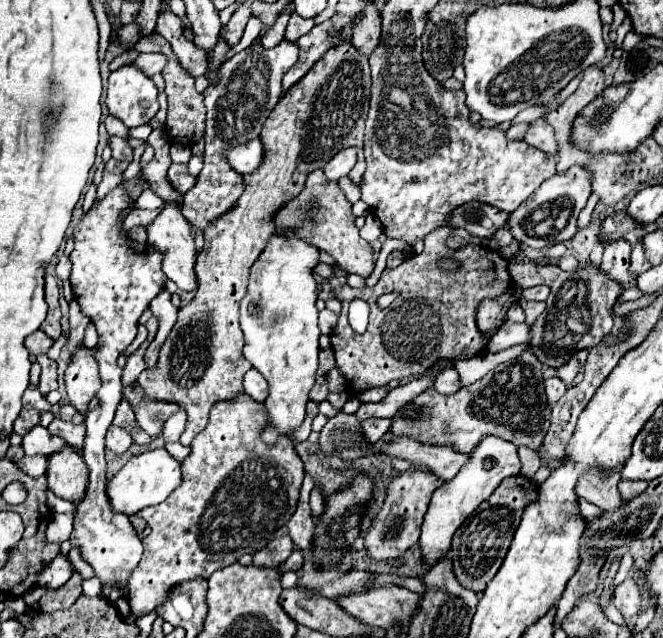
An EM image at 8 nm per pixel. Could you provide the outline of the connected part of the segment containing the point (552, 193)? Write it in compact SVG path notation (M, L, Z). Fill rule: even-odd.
M572 166L566 172L556 172L548 180L544 180L538 190L510 214L508 226L512 236L530 246L530 248L544 248L550 244L566 242L576 234L576 220L580 210L586 206L588 196L592 192L592 174L582 166Z

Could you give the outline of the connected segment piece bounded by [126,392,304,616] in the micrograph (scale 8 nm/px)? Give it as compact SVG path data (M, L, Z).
M246 392L230 402L214 404L206 430L194 438L192 452L182 462L182 484L166 498L166 502L142 510L140 516L148 522L148 536L142 538L142 560L126 582L128 604L136 616L148 614L164 604L174 586L196 578L210 578L216 570L234 564L240 556L256 554L292 518L304 480L302 460L288 436L278 438L274 444L262 442L260 434L266 420L266 406L254 402Z

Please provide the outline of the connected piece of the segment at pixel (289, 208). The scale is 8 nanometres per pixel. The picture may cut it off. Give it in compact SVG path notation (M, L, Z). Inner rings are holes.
M314 170L308 174L302 194L298 198L294 198L292 202L288 202L284 206L284 210L278 210L278 218L274 218L274 224L276 224L276 230L298 228L296 234L300 238L306 238L318 250L328 252L336 260L336 264L340 264L340 268L344 272L366 278L374 272L374 266L376 266L374 256L372 256L374 250L366 240L360 238L354 220L356 218L352 214L352 204L346 200L338 182L328 180L322 170ZM310 198L314 198L318 202L316 208L310 208ZM308 216L314 216L314 220L310 220Z

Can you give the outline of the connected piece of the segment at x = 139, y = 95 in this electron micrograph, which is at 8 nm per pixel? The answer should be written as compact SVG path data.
M122 66L110 74L106 106L110 116L122 120L126 128L148 124L158 112L158 90L154 82L134 66Z

